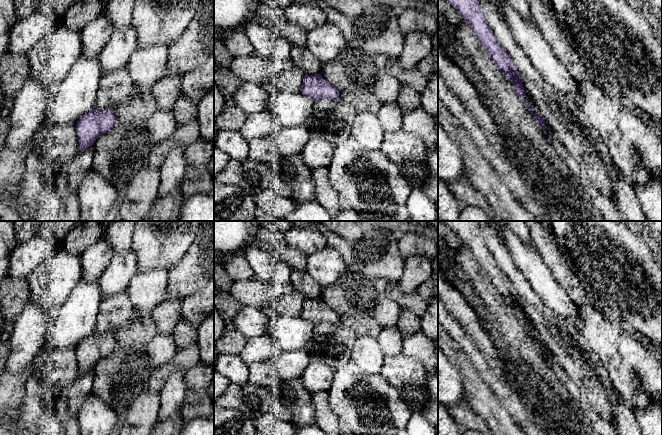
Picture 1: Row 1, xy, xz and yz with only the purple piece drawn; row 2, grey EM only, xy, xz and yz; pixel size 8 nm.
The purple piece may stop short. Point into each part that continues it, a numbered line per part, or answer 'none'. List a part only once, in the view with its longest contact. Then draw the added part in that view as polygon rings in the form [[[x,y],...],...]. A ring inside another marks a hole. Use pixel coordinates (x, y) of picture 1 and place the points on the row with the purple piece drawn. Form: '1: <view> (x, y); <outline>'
none

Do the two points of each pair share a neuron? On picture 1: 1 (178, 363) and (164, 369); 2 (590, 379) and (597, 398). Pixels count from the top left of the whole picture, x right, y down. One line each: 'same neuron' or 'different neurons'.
1: same neuron
2: same neuron

